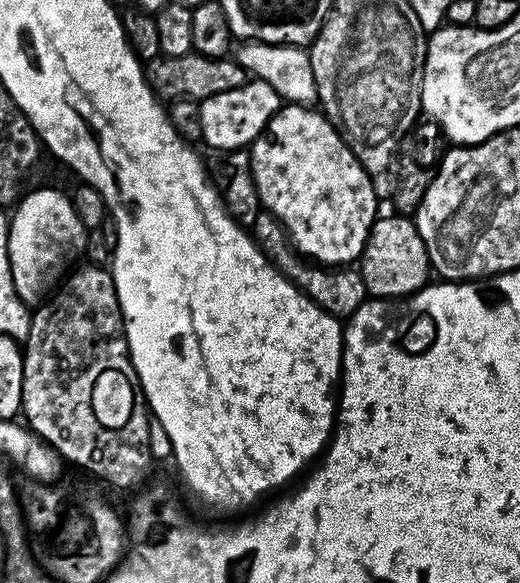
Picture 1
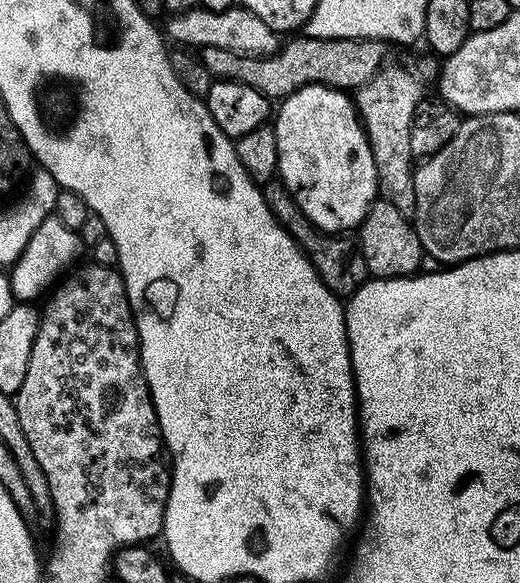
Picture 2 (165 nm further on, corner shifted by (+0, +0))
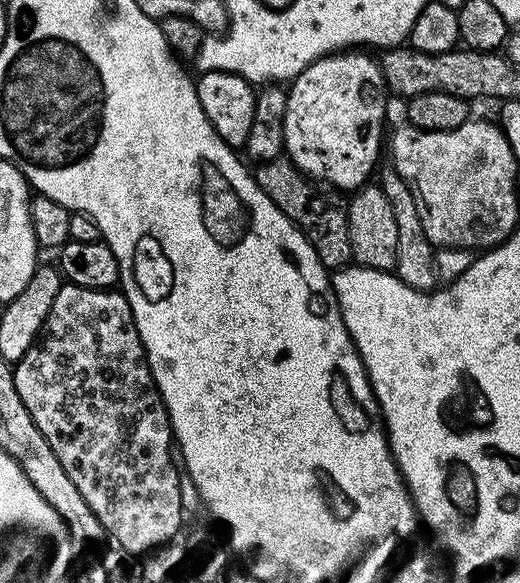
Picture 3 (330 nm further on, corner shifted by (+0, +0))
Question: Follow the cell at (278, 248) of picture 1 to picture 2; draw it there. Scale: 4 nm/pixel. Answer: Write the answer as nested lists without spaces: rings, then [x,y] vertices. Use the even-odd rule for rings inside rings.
[[[273,178],[267,181],[263,185],[262,191],[266,198],[266,206],[270,206],[280,227],[286,229],[296,239],[298,247],[307,254],[309,262],[320,276],[320,281],[335,296],[341,298],[353,296],[370,276],[359,247],[353,241],[351,244],[343,235],[323,232],[321,228],[312,225],[310,218],[306,218],[306,214],[302,214],[296,199],[288,193],[288,187],[280,183],[279,179]]]

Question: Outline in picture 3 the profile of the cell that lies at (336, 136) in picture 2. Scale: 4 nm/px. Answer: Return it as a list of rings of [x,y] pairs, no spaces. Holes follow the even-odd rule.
[[[341,50],[333,55],[315,60],[302,74],[291,81],[287,89],[286,122],[284,123],[284,152],[299,172],[316,182],[333,184],[345,194],[369,183],[368,176],[377,171],[376,159],[380,156],[380,143],[385,143],[384,96],[386,85],[384,71],[375,59],[371,60],[364,50]]]

